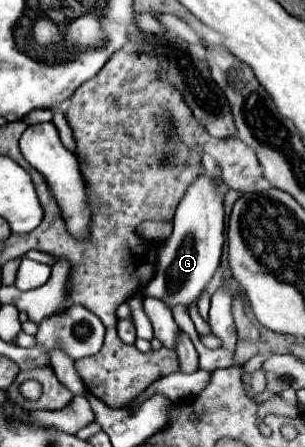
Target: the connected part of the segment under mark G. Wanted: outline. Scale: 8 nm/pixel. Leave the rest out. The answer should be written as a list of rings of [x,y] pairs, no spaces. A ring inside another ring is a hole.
[[[201,172],[183,200],[177,206],[173,218],[173,232],[165,240],[163,248],[157,254],[157,270],[153,280],[147,284],[147,296],[161,298],[167,306],[183,304],[189,306],[197,302],[199,294],[207,288],[211,276],[215,274],[221,258],[221,248],[225,242],[225,212],[223,198],[227,194],[227,186],[221,178],[213,178],[207,172]],[[223,224],[223,228],[221,228]]]

